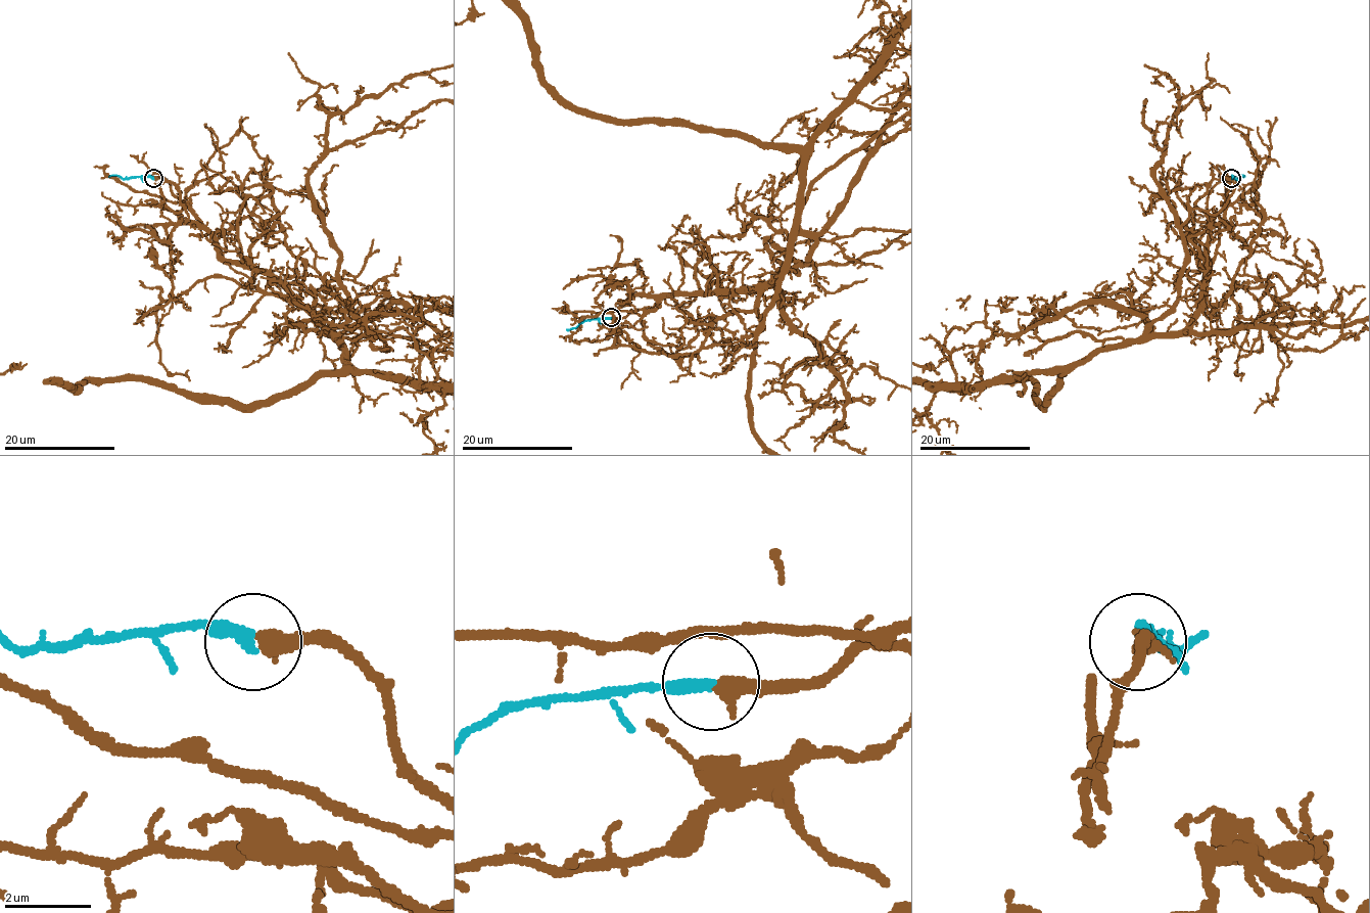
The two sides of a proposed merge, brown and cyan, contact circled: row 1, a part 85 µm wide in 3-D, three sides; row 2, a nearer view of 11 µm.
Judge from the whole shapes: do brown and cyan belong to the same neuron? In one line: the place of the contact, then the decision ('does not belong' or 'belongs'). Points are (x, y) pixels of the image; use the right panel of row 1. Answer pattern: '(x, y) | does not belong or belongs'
(1231, 178) | belongs

